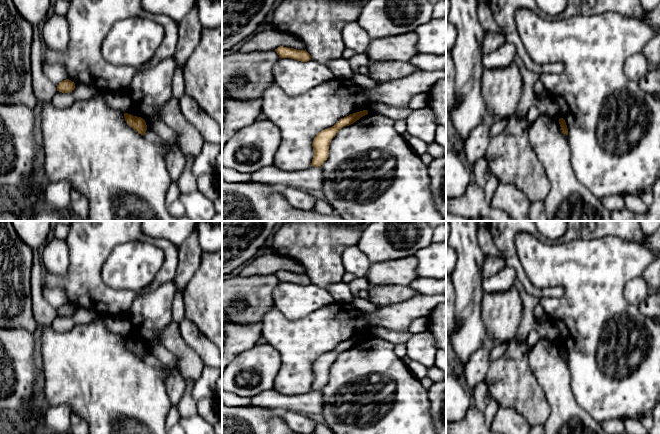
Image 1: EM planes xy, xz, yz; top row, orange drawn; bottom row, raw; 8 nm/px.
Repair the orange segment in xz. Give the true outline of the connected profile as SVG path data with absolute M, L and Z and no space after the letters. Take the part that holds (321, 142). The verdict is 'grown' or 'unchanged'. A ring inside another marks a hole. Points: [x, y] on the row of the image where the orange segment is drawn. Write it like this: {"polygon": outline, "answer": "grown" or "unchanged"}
{"polygon": "M367 110L356 112L341 118L334 126L322 130L319 132L313 140L314 156L311 166L321 167L321 165L327 160L329 154L329 145L336 133L343 127L349 126L359 120L361 117L368 114Z", "answer": "unchanged"}

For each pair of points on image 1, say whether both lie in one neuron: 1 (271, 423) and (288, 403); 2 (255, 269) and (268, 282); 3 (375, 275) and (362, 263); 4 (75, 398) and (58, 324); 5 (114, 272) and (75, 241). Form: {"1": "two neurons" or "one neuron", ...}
{"1": "two neurons", "2": "two neurons", "3": "two neurons", "4": "two neurons", "5": "two neurons"}

